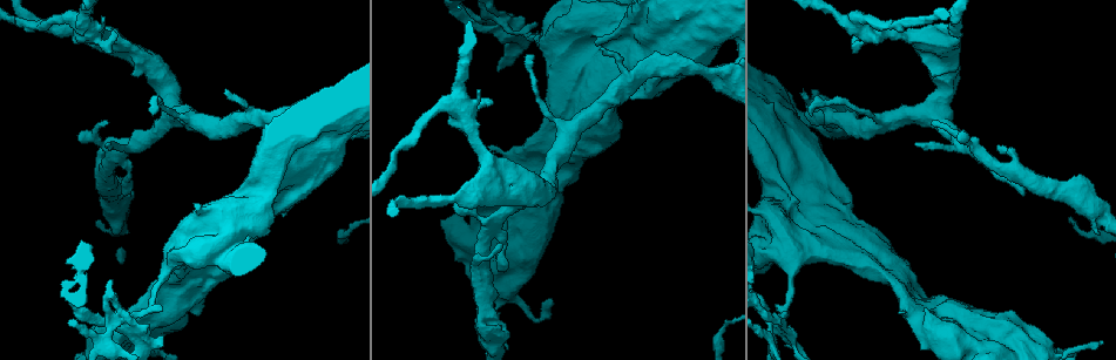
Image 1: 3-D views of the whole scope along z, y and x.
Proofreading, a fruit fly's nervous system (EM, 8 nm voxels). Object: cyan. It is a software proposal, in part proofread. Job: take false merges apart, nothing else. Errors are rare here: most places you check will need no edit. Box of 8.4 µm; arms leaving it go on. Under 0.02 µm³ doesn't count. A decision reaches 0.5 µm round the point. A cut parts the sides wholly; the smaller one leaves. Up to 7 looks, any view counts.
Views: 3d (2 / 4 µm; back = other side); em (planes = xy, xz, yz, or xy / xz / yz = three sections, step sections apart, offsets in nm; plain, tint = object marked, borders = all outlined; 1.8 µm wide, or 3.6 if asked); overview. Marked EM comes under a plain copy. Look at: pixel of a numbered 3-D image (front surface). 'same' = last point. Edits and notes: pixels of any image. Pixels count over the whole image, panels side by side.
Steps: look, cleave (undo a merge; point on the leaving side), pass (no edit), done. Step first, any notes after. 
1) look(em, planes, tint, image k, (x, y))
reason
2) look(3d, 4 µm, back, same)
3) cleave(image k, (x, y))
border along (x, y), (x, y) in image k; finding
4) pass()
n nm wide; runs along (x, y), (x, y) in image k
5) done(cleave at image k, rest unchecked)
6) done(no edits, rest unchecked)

look(3d, 4 µm, image 1, (612, 41))
touches itself

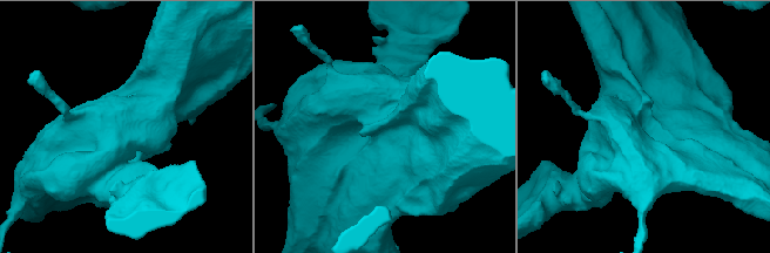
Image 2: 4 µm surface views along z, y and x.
look(em, 3.6 µm, planes, tint, image 2, (391, 126))
shape alone is not enough

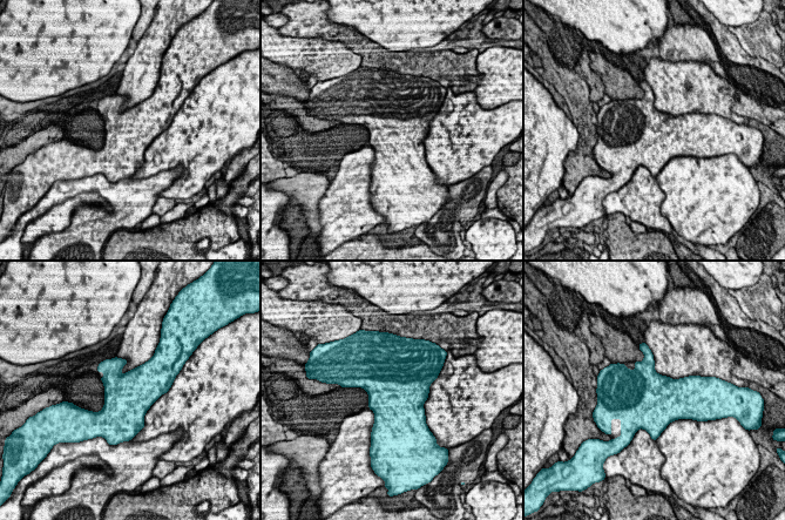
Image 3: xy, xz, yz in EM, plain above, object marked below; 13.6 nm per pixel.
pass()
continuous, no second neuron

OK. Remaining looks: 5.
look(em, planes, tint, image 1, (504, 25))

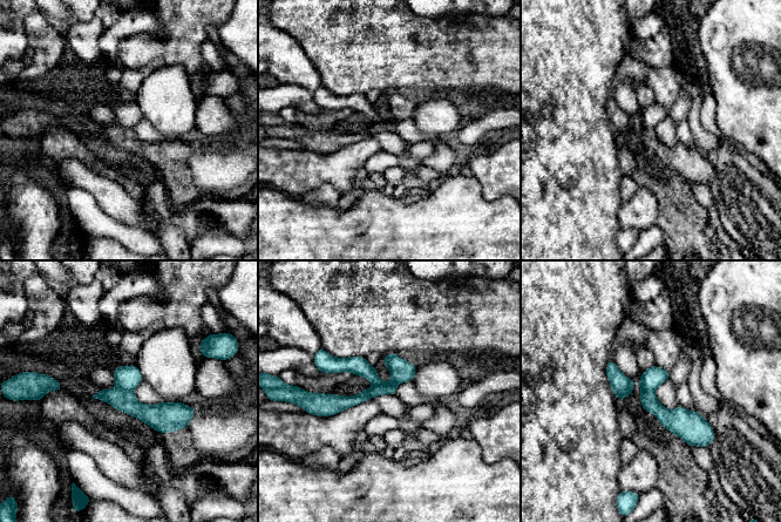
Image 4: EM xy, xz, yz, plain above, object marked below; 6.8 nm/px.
cleave(image 4, (123, 400))
border along (117, 387), (131, 391) in image 4; two neurons meet here

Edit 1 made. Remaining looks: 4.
look(overview)

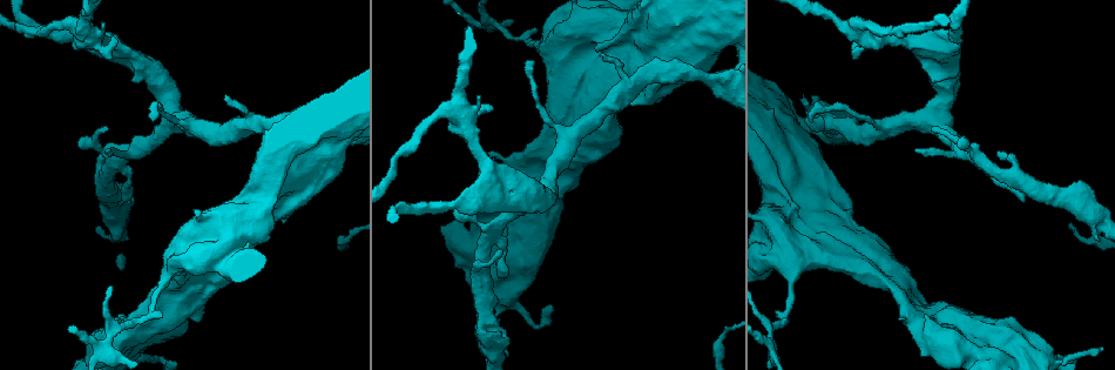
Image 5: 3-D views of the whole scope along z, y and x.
look(em, yz, step 8, borders, image 5, (939, 52))
branch point

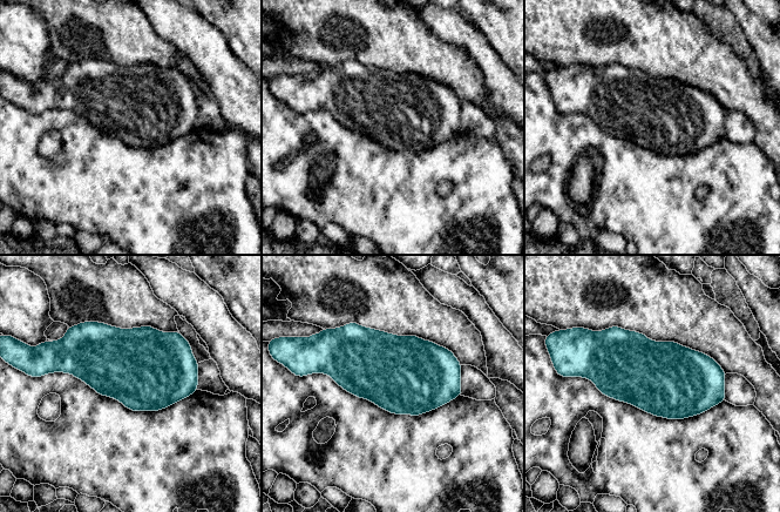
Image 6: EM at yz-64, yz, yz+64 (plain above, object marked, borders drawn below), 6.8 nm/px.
pass()
all the same neuron

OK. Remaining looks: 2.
done(cleave at image 4, rest unchecked)

